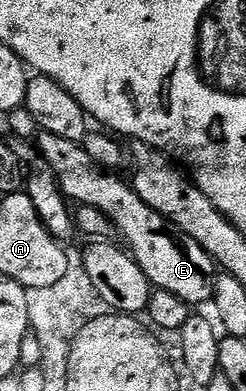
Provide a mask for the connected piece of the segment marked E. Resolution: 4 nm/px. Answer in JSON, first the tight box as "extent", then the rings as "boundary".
{"extent":[37,132,217,306],"boundary":[[[40,132],[37,147],[56,175],[56,182],[66,199],[71,202],[76,200],[76,205],[105,214],[112,229],[123,235],[122,243],[129,249],[137,266],[147,275],[151,286],[160,292],[173,294],[192,306],[203,304],[206,300],[208,303],[214,297],[217,265],[210,254],[200,244],[193,242],[189,234],[180,232],[161,214],[157,214],[157,210],[145,206],[128,181],[126,184],[119,174],[93,162],[86,147],[69,142],[69,138],[57,138],[57,134]]]}

